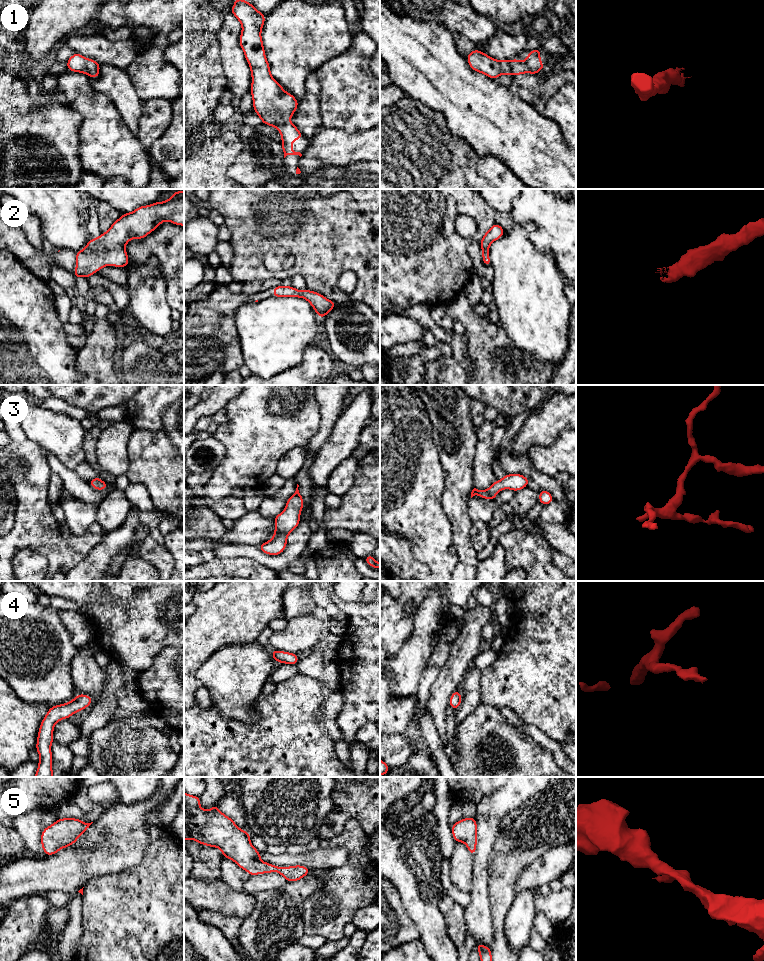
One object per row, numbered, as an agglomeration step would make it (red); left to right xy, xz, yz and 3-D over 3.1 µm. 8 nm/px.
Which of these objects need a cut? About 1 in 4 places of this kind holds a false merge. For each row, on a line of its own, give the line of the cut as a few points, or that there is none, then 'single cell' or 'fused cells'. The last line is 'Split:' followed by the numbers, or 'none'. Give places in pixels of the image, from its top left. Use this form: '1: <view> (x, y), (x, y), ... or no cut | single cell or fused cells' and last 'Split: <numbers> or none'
1: no cut | single cell
2: no cut | single cell
3: no cut | single cell
4: no cut | single cell
5: no cut | single cell
Split: none

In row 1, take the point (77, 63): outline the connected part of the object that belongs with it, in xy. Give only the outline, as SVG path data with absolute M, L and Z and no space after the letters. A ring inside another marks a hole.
M74 53L67 60L67 70L85 73L90 78L98 78L100 64L94 59L87 59L79 53Z

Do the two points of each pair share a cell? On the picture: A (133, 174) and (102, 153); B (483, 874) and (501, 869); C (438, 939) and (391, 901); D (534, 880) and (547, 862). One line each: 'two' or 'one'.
A: one
B: two
C: two
D: one

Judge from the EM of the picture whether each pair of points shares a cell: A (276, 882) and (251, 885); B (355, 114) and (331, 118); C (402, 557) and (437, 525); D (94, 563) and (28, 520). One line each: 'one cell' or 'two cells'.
A: one cell
B: one cell
C: one cell
D: two cells

